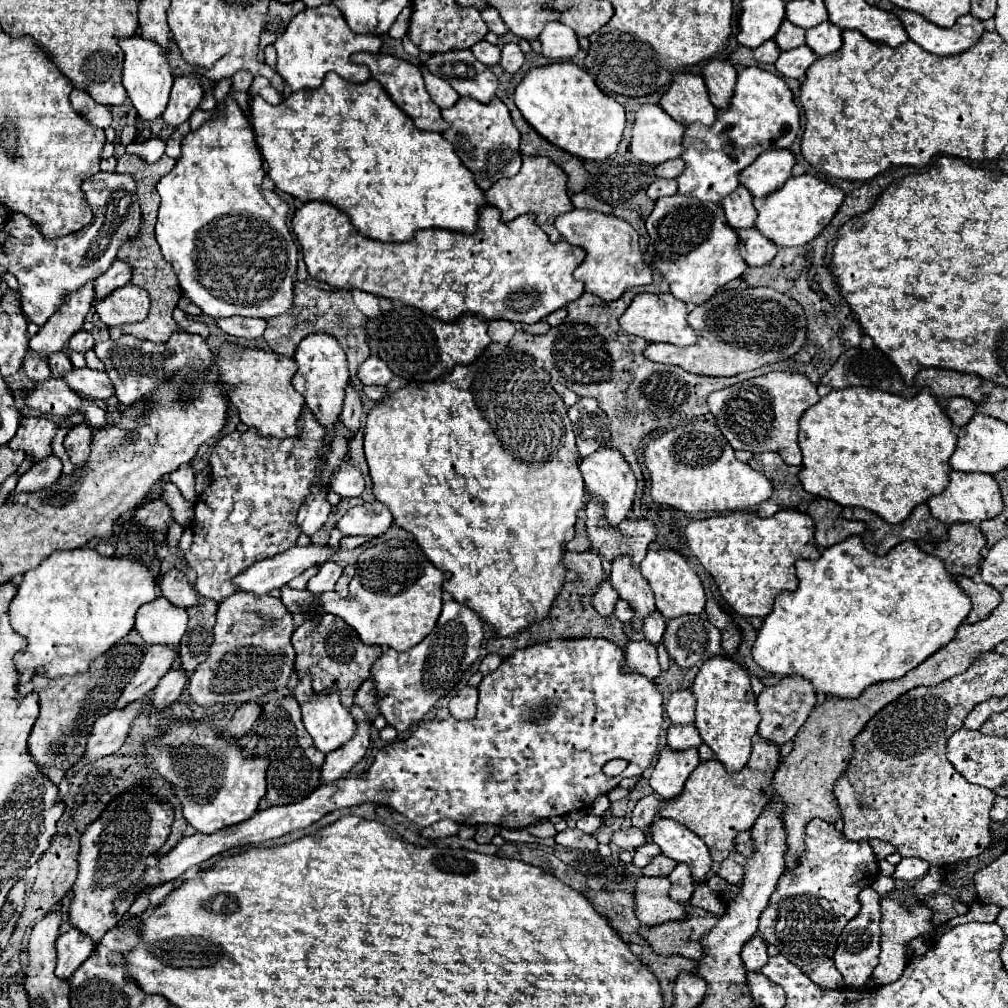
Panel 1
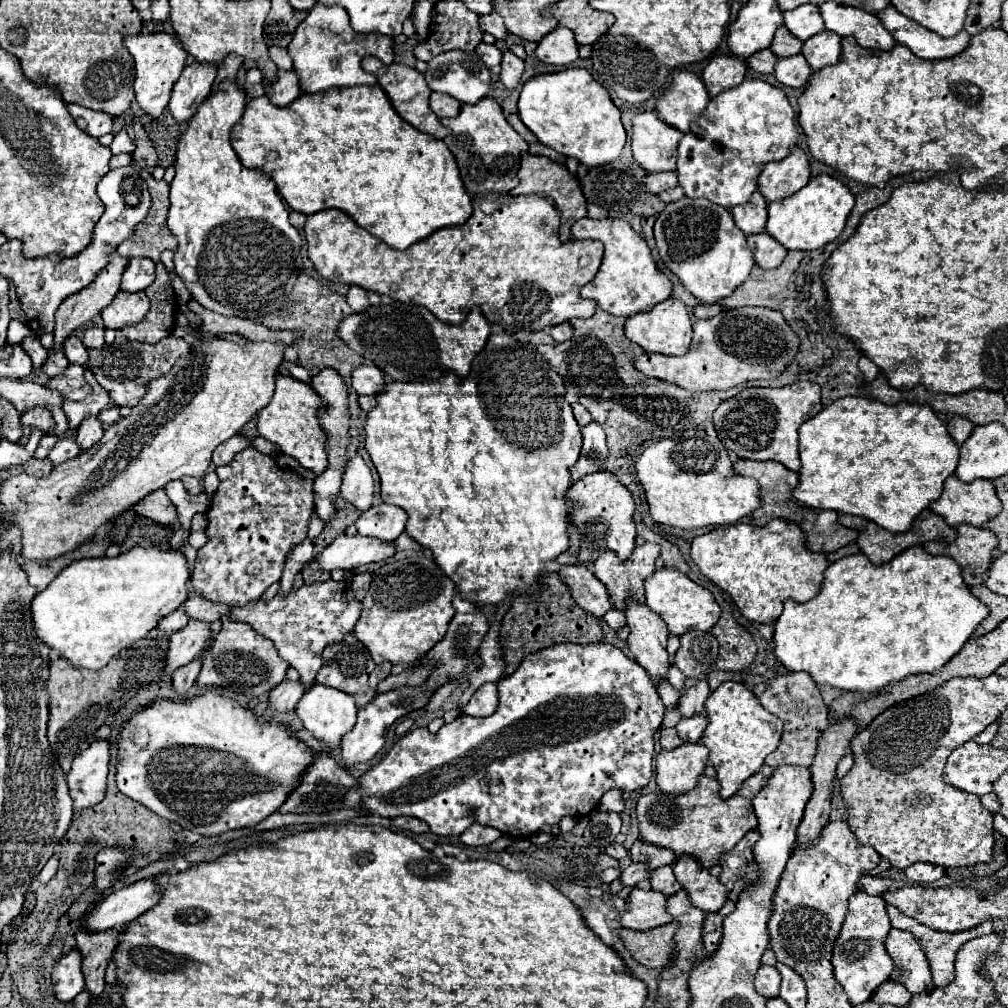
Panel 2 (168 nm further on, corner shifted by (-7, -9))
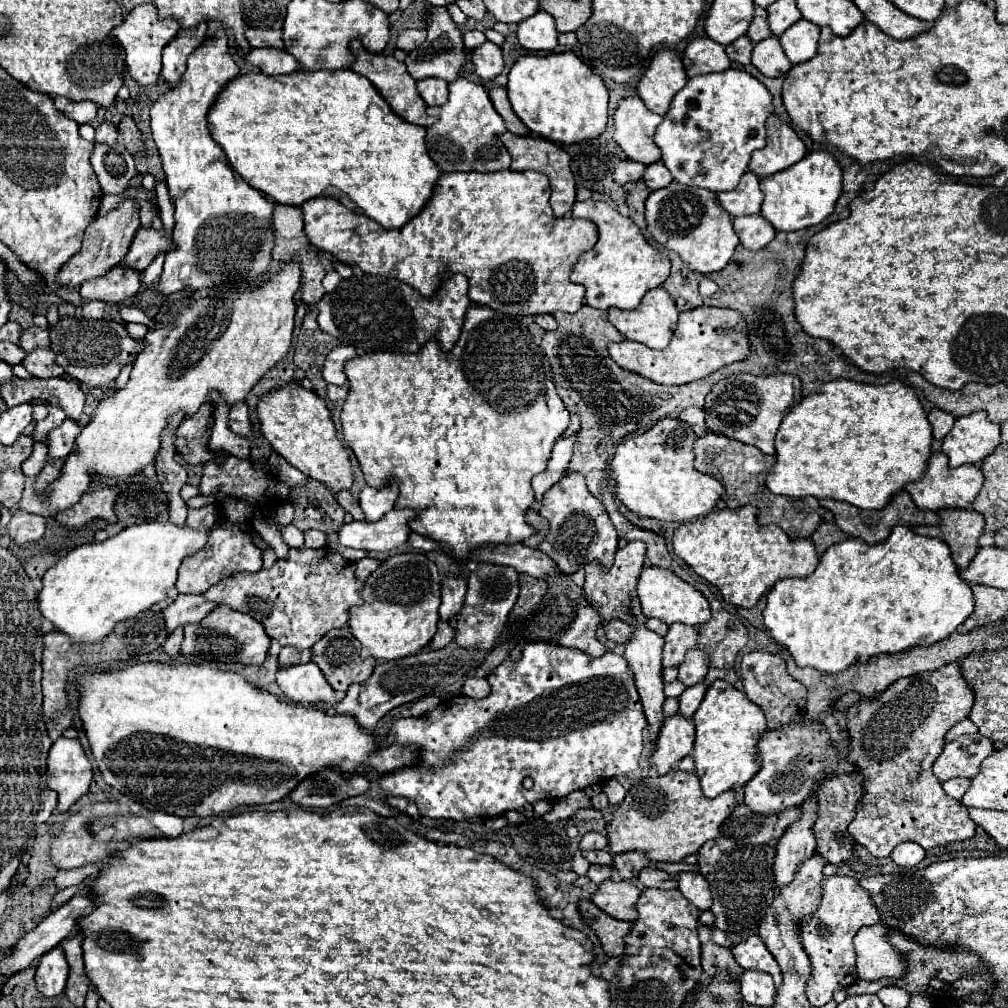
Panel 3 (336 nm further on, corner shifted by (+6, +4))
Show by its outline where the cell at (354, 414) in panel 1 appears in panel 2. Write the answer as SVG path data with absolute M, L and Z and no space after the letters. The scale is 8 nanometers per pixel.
M356 454L346 466L340 496L348 500L352 506L356 506L360 512L364 512L372 506L372 494L374 494L374 480L370 468L364 464L360 454Z

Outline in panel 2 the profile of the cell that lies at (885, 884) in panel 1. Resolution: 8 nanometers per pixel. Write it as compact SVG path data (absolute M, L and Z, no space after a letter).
M888 904L888 914L890 914L890 920L892 920L892 928L910 930L910 934L914 934L914 938L926 950L926 956L928 956L936 986L948 986L948 984L954 982L954 958L956 958L956 952L968 940L994 932L992 922L982 924L982 926L978 926L974 930L956 932L956 934L936 932L936 930L930 930L930 928L914 922L912 918L908 918L906 914L902 914L898 908L894 908L890 904Z

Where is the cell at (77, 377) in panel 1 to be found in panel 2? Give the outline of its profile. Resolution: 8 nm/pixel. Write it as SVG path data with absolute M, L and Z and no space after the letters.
M70 364L66 372L50 378L44 386L62 392L62 396L70 400L84 400L92 392L92 388L84 380L84 368L80 364Z

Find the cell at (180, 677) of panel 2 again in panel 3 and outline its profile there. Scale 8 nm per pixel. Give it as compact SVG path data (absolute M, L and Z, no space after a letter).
M179 627L179 629L175 629L175 631L167 637L167 641L165 641L165 645L163 645L163 651L165 651L171 659L175 659L175 657L179 657L181 643L183 643L183 629Z

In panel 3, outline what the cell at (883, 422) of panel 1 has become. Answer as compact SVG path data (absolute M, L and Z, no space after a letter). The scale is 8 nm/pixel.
M835 379L825 383L817 393L805 397L795 405L777 431L775 457L777 463L767 475L767 487L775 495L785 497L817 497L847 501L859 509L881 509L897 491L903 491L907 483L923 479L927 461L931 457L933 433L927 421L927 413L911 387L901 381L887 385L865 385L847 379Z

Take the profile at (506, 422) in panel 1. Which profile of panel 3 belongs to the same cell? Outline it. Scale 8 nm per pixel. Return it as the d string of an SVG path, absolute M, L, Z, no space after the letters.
M471 307L465 317L465 327L461 331L459 341L455 347L445 353L439 349L439 343L431 341L427 343L419 353L415 355L403 355L403 353L389 353L389 351L375 351L361 357L351 359L345 365L345 373L349 377L349 397L345 399L343 411L341 411L341 423L343 423L343 437L345 443L353 449L361 471L365 475L367 485L381 489L389 485L397 485L399 499L395 501L395 509L411 509L417 511L417 519L413 519L413 531L433 539L441 547L447 547L447 553L461 565L467 563L469 551L477 547L489 547L489 545L515 545L523 543L527 537L535 535L535 527L531 527L525 521L527 511L531 509L535 495L531 487L531 479L545 471L549 463L549 455L553 449L553 443L565 433L569 425L569 411L565 409L561 397L555 391L555 385L551 381L551 367L547 357L543 355L541 347L535 345L529 329L515 317L501 315L489 307Z

